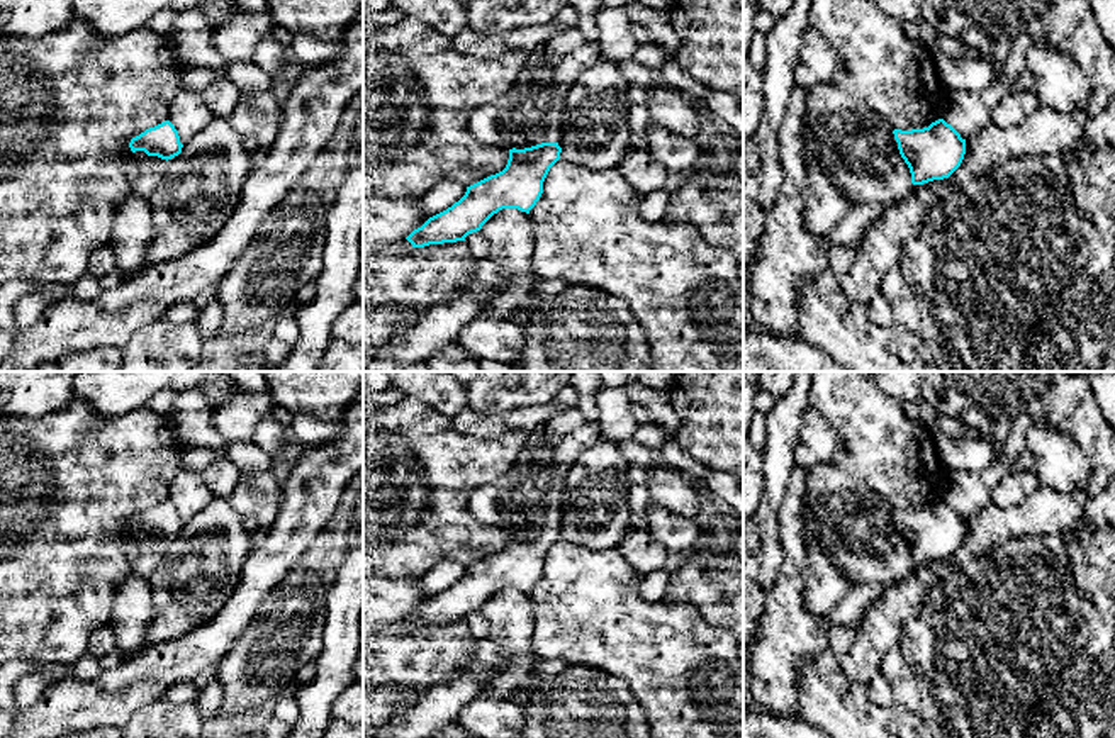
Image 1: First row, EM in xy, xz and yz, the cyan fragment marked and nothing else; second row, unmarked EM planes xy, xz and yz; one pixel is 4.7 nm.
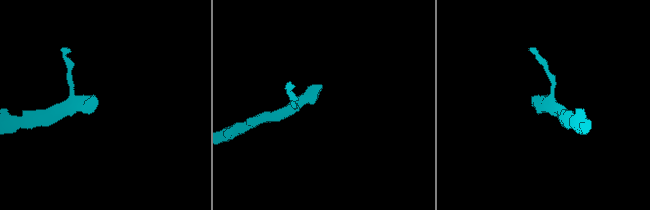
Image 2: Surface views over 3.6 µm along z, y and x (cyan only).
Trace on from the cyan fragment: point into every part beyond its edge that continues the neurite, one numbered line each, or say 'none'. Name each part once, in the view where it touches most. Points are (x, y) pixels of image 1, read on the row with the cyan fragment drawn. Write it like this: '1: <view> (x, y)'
1: xz (530, 112)

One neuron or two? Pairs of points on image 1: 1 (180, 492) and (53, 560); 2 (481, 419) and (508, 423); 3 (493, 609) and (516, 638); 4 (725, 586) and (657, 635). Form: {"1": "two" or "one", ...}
{"1": "two", "2": "one", "3": "one", "4": "two"}

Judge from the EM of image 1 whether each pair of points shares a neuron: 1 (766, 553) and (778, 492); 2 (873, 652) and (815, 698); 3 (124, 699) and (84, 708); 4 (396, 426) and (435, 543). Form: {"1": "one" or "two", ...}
{"1": "one", "2": "two", "3": "one", "4": "one"}

